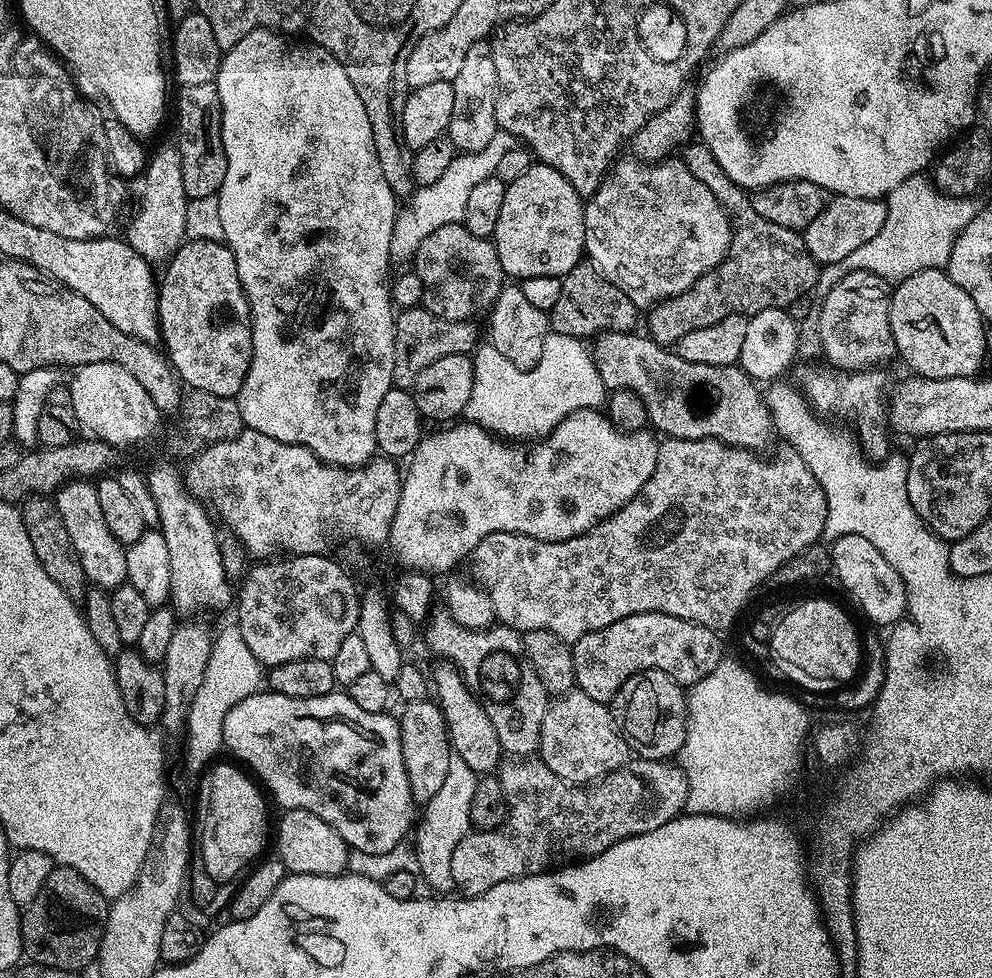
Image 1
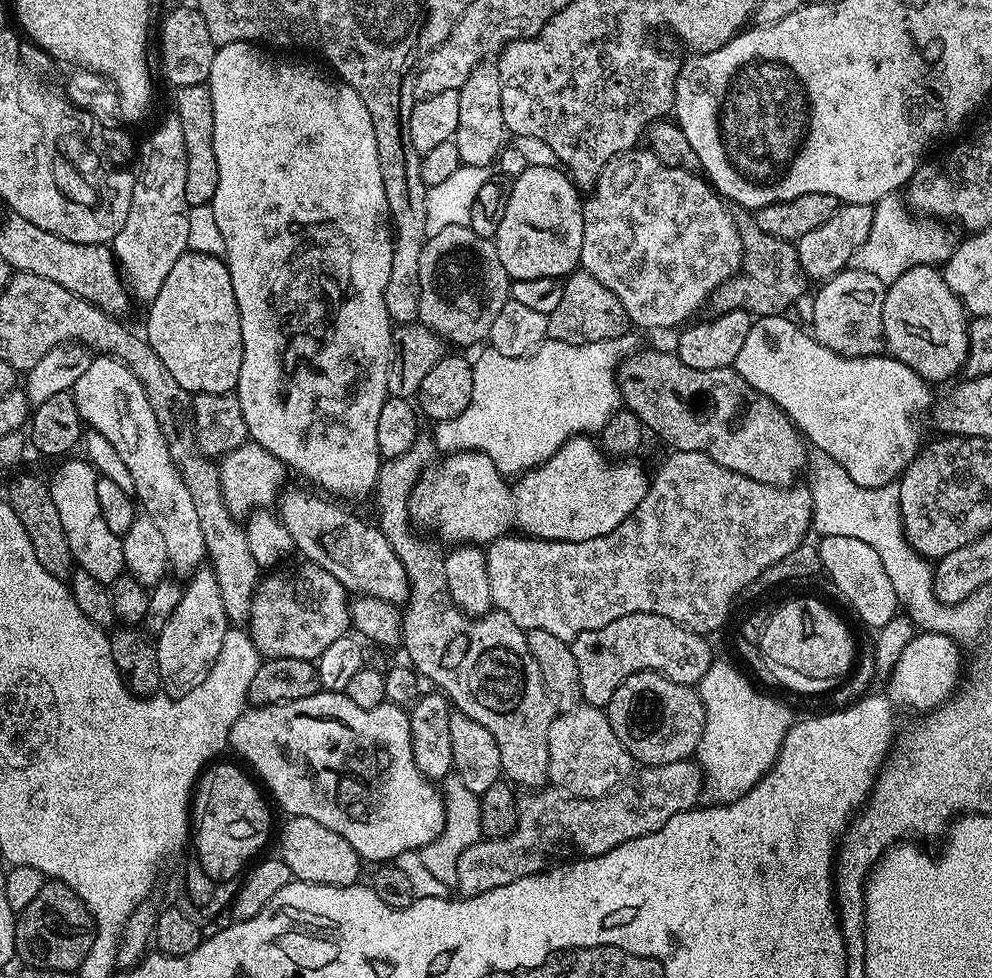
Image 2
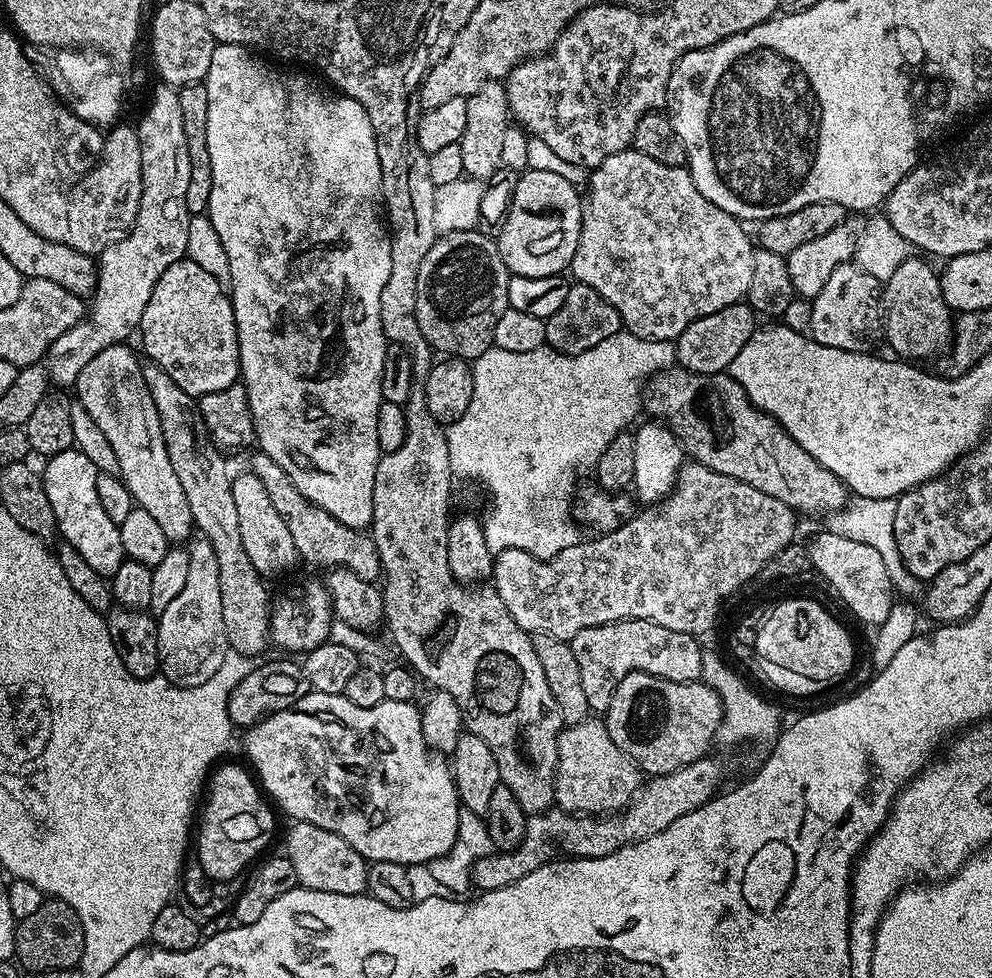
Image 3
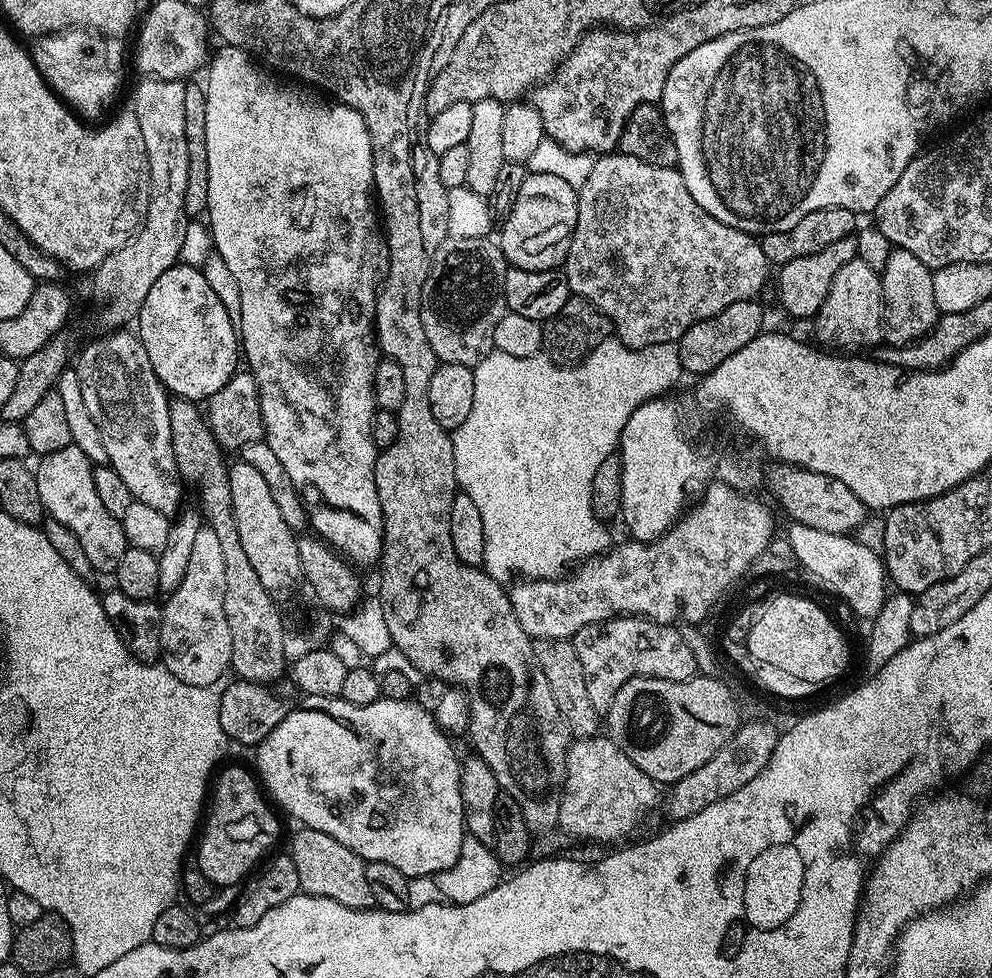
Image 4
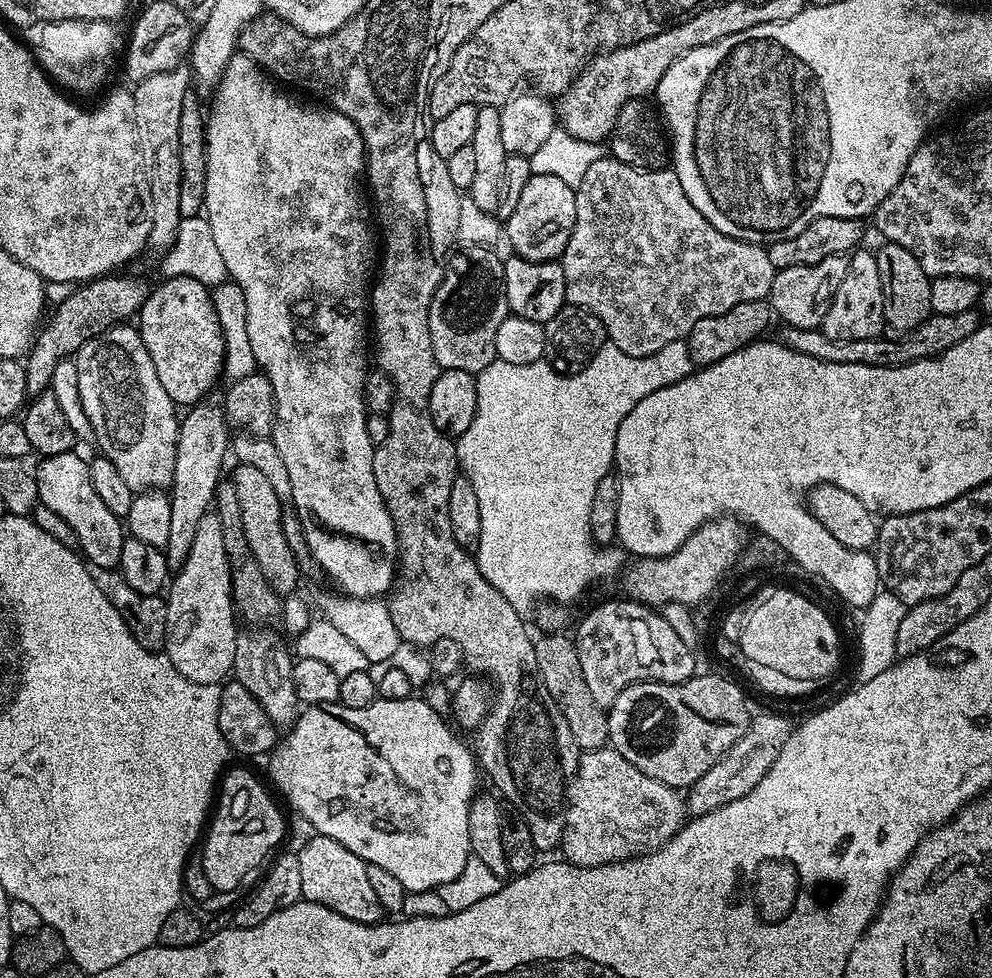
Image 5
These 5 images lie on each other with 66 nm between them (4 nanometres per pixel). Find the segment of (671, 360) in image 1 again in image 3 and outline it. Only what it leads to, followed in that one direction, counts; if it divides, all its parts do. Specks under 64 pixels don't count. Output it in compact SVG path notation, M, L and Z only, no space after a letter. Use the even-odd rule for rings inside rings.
M679 366L667 368L666 371L658 373L657 376L652 377L652 379L644 385L642 408L645 413L649 412L649 414L652 415L649 417L662 422L668 431L673 432L673 434L676 435L676 443L680 445L681 449L683 449L687 455L688 452L692 455L689 457L691 457L695 463L704 464L716 473L726 474L727 477L732 477L746 485L754 486L754 490L762 490L762 494L770 494L770 498L778 498L778 502L786 502L786 506L790 506L793 512L797 514L803 514L803 512L805 512L808 516L821 516L821 518L824 518L831 513L839 512L850 499L848 487L846 487L832 471L826 470L826 468L822 467L816 459L811 458L810 454L807 454L806 450L802 449L802 446L798 446L798 444L790 438L784 427L782 427L773 416L769 415L767 412L761 411L760 408L753 406L752 400L746 392L742 390L741 384L727 373L716 373L709 379L709 377L699 376L693 372L688 372L686 369Z

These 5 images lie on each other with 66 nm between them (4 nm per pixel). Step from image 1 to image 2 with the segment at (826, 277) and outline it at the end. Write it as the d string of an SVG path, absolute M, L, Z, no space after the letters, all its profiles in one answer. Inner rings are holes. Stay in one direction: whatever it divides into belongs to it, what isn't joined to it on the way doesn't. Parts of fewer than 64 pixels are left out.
M897 193L884 195L882 199L876 201L873 208L875 214L874 223L870 230L870 237L867 238L867 242L863 243L851 255L850 268L873 274L879 281L889 284L900 278L906 270L912 269L914 265L930 265L935 267L947 263L947 260L952 254L953 245L951 243L948 244L948 236L945 230L942 229L945 227L923 228L917 221L919 219L909 211L906 211L905 201Z

